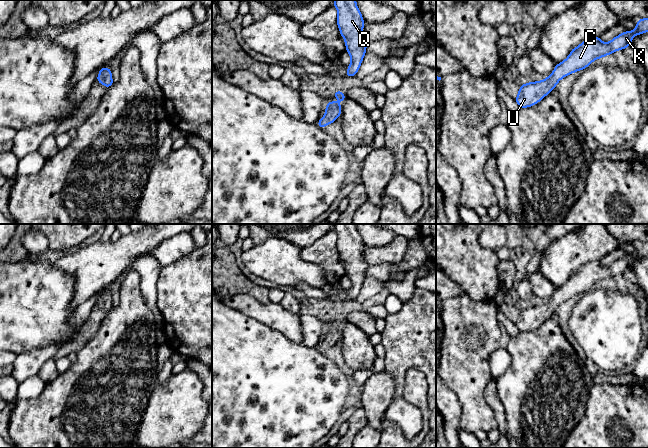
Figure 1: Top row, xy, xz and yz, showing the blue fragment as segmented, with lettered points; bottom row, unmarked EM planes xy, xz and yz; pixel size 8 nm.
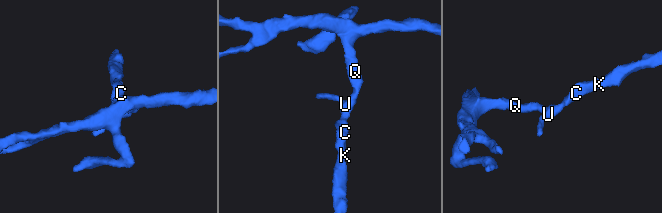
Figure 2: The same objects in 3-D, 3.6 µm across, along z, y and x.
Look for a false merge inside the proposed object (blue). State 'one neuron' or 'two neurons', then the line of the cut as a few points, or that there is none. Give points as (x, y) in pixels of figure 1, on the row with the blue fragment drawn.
one neuron; cut none

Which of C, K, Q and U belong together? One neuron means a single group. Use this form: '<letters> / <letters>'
C K Q U

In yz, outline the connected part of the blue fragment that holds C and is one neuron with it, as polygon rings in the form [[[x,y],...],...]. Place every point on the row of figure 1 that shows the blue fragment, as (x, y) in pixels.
[[[648,18],[638,19],[634,31],[625,31],[608,43],[603,43],[599,36],[588,38],[579,46],[573,48],[564,61],[556,64],[552,74],[546,79],[520,85],[518,95],[515,99],[516,103],[520,108],[527,108],[537,104],[565,76],[579,70],[584,70],[596,59],[631,46],[631,41],[635,35],[646,32],[648,32]]]

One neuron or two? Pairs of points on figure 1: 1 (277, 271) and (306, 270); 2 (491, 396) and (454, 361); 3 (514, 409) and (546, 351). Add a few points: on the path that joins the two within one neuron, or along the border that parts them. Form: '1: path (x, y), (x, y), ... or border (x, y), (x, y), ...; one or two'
1: path (284, 270), (299, 270); one
2: border (491, 377), (485, 389), (485, 401), (494, 412); two
3: path (521, 395), (525, 391), (525, 384), (540, 365); one

